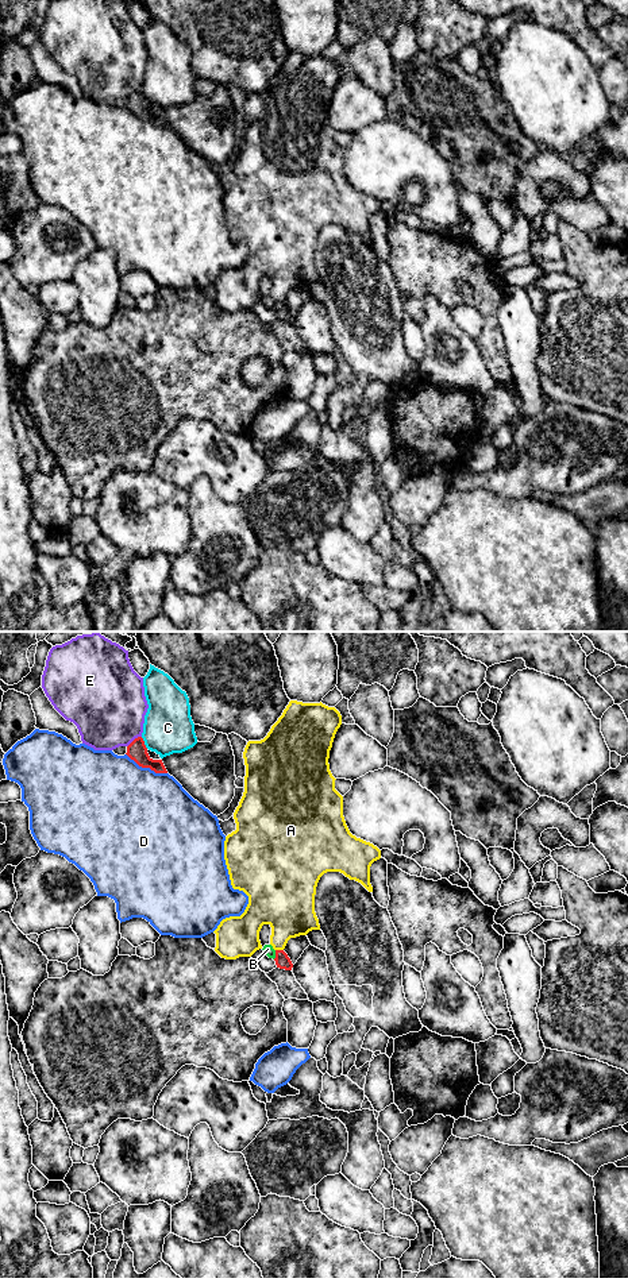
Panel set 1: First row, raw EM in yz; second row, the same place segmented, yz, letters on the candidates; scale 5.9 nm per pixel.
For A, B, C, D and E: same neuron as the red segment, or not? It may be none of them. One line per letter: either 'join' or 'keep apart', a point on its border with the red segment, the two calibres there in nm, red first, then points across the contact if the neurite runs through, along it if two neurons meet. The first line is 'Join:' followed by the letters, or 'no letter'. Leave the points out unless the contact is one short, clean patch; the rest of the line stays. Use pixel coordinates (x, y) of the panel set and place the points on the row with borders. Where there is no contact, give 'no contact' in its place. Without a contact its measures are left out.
Join: no letter
A: keep apart | yz (280, 950) | 90/300 nm
B: keep apart | yz (276, 954) | 90/60 nm | along yz (276, 950), (273, 958)
C: keep apart | yz (143, 742) | 120/300 nm
D: keep apart | yz (146, 767) | 120/480 nm
E: keep apart | yz (134, 740) | 120/440 nm

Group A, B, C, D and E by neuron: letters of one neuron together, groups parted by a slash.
A / B / C / D / E

